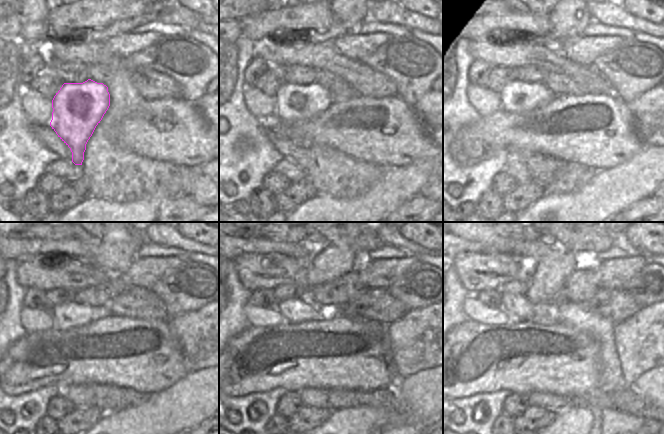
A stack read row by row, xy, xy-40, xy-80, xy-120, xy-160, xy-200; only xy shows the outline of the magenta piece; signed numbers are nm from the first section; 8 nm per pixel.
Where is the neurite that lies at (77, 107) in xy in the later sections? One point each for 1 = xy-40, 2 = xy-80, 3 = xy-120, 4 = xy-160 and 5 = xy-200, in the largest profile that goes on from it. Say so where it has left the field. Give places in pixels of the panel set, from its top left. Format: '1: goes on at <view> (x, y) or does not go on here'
1: goes on at xy-40 (296, 104)
2: goes on at xy-80 (517, 96)
3: goes on at xy-120 (67, 315)
4: goes on at xy-160 (295, 310)
5: goes on at xy-200 (518, 306)

